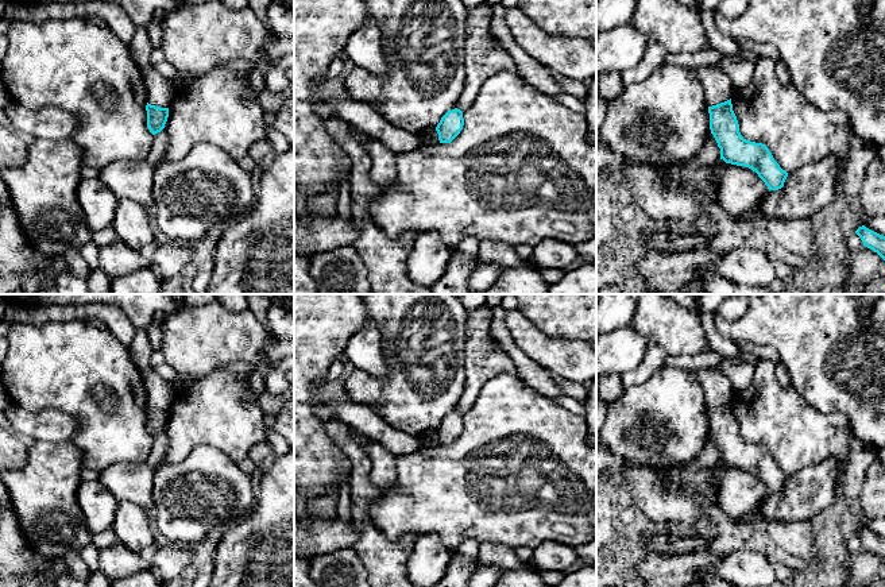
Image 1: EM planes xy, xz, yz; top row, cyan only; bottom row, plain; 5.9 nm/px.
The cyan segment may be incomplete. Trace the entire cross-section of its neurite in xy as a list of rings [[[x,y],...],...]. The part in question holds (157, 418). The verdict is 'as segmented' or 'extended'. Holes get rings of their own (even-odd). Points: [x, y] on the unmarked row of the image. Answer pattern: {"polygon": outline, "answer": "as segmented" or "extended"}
{"polygon": [[[147,405],[147,429],[152,437],[161,435],[169,420],[169,410],[155,409]]], "answer": "as segmented"}

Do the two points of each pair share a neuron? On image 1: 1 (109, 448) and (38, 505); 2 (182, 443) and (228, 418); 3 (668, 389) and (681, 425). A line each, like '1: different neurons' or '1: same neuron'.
1: different neurons
2: same neuron
3: same neuron

